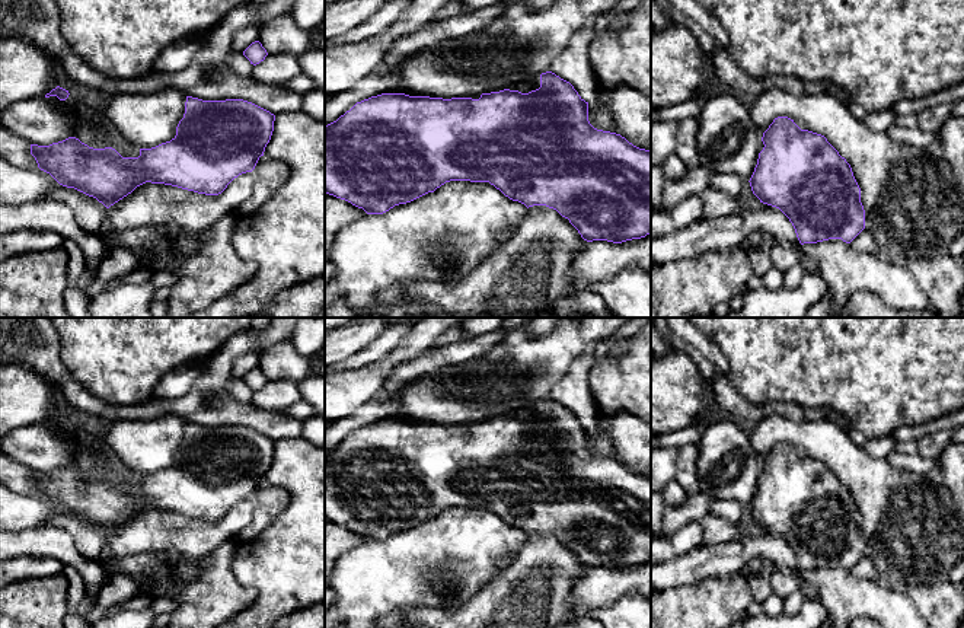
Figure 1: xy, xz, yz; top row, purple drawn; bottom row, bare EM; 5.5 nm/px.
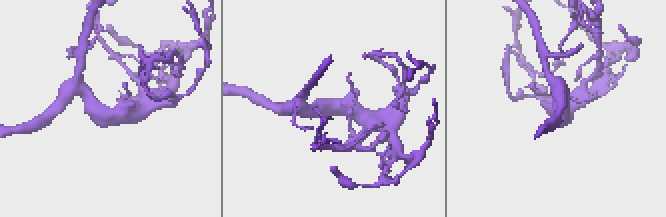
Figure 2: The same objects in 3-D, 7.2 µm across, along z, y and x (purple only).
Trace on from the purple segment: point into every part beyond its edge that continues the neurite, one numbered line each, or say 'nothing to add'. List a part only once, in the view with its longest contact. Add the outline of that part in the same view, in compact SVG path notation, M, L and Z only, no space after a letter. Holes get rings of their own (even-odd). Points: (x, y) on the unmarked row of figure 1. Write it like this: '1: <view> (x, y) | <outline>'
1: xy (125, 475) | M121 466L118 469L112 469L112 471L105 471L105 469L93 469L93 471L87 471L89 474L93 475L105 475L105 474L112 474L115 475L122 484L138 484L140 482L140 476L135 475L131 469L128 469L127 466Z
2: xz (535, 410) | M540 401L534 402L530 408L521 408L510 412L510 417L518 417L521 420L529 420L540 414Z

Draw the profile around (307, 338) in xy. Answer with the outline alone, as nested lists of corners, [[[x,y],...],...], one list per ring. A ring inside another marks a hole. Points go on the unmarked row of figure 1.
[[[300,318],[290,341],[300,356],[317,354],[325,347],[325,318]]]

